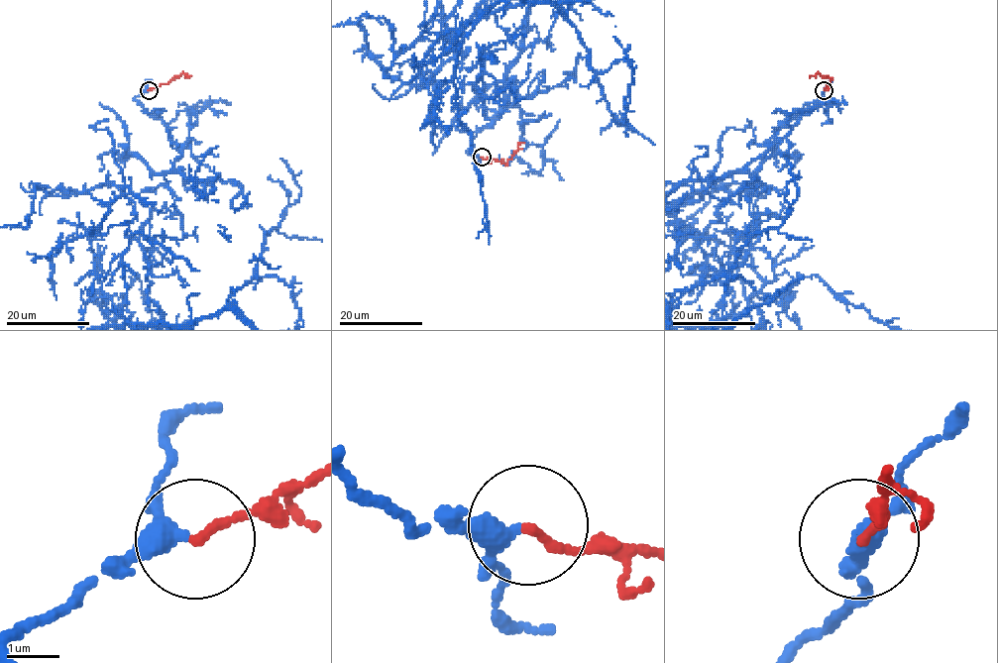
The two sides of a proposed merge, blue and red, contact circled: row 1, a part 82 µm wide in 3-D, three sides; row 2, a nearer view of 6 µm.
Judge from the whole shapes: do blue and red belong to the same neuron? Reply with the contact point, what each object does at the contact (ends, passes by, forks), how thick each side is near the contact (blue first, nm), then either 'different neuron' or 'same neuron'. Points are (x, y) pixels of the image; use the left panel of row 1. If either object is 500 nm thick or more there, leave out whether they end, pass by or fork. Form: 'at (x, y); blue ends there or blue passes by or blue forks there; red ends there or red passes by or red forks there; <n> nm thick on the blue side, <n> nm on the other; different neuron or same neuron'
at (149, 90); blue passes by; red ends there; 320 nm thick on the blue side, 160 nm on the other; same neuron

